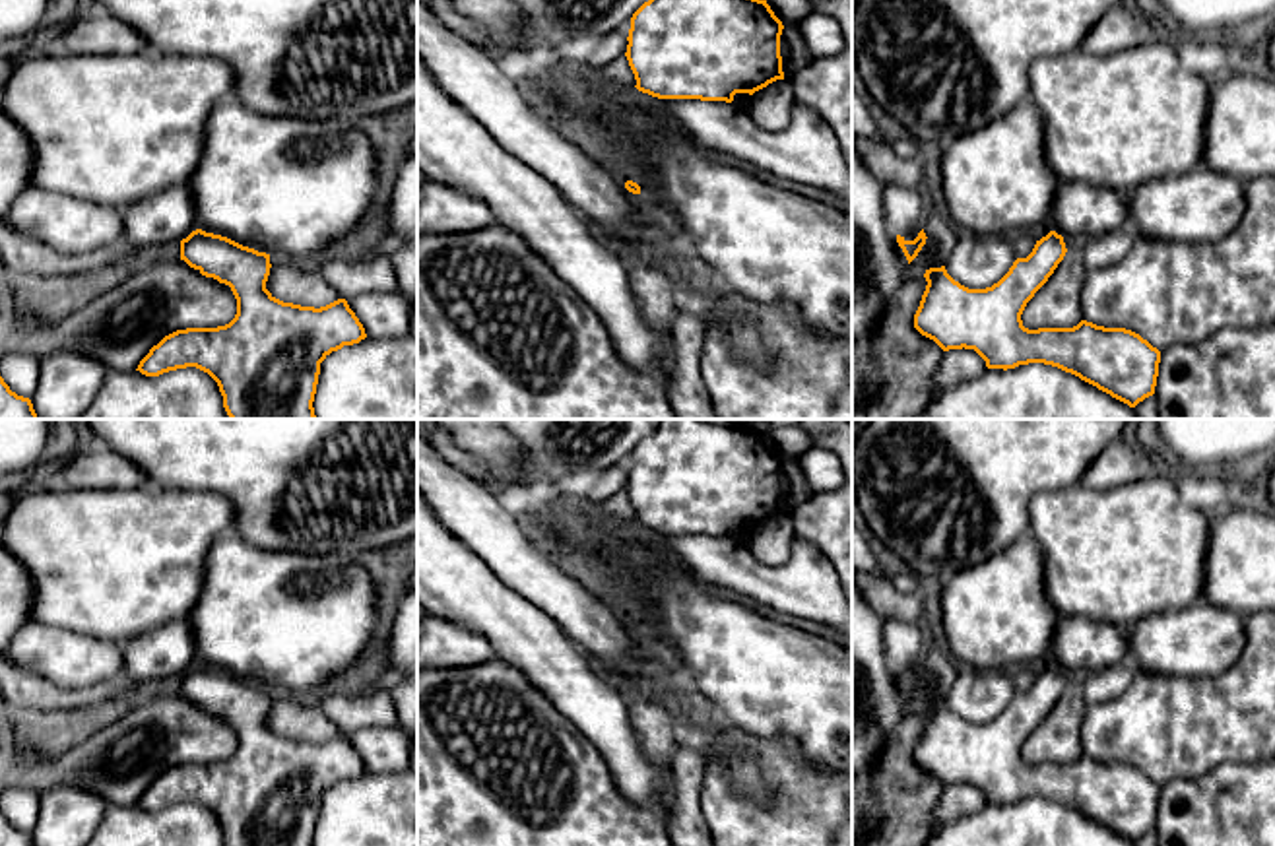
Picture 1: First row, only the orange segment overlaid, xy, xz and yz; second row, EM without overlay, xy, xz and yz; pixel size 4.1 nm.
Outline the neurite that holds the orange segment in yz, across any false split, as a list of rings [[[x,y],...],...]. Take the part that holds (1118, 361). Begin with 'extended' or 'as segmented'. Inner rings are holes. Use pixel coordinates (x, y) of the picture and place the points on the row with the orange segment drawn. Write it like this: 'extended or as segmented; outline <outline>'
as segmented; outline [[[1050,231],[1027,258],[1017,258],[992,287],[968,289],[945,266],[926,270],[928,281],[914,328],[943,351],[974,349],[988,369],[1029,363],[1058,367],[1135,407],[1155,394],[1161,351],[1126,328],[1081,320],[1073,328],[1023,326],[1021,314],[1048,281],[1067,248]]]

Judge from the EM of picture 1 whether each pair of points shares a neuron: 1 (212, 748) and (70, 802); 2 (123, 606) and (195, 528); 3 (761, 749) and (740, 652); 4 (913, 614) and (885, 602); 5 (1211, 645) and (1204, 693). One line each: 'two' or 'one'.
1: two
2: one
3: two
4: one
5: two

